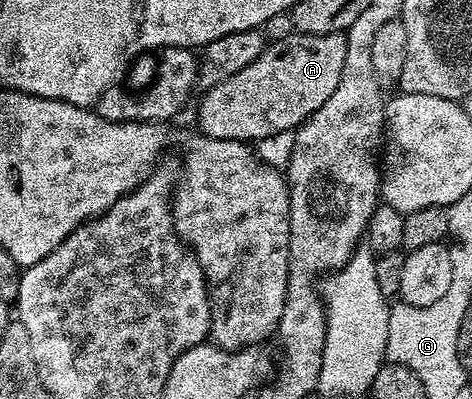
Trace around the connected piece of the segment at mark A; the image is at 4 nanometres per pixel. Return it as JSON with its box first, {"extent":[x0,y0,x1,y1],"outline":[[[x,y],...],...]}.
{"extent":[199,32,347,142],"outline":[[[331,32],[317,36],[293,34],[269,42],[262,54],[250,62],[250,66],[238,70],[238,74],[230,74],[230,78],[218,82],[218,86],[207,89],[201,95],[204,97],[200,100],[199,131],[215,140],[259,142],[299,128],[323,106],[326,98],[330,98],[330,94],[334,94],[334,89],[338,87],[338,78],[342,78],[342,66],[346,66],[347,41],[345,33]]]}

